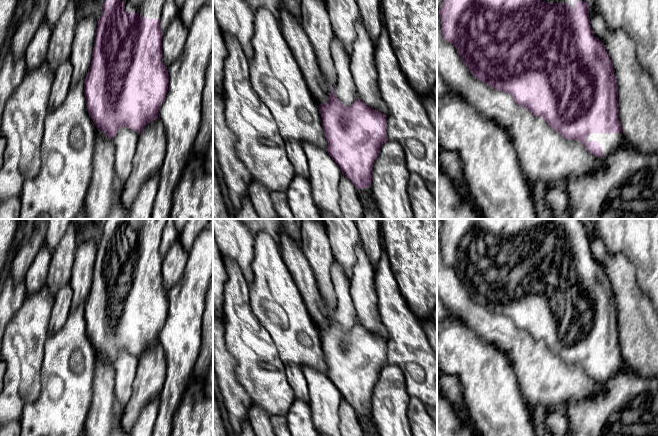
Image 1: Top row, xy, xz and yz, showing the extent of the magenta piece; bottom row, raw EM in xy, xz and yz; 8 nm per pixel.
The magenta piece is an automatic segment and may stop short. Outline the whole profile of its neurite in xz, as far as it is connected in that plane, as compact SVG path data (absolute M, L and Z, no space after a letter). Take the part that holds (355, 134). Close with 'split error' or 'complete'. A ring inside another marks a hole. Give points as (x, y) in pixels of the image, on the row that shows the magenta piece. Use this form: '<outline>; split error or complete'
M333 87L329 93L326 104L320 104L319 109L322 118L322 126L328 143L326 151L337 163L342 175L347 177L356 187L359 195L372 197L371 182L372 169L376 158L379 155L382 145L388 141L387 138L387 115L368 107L360 98L358 98L351 106L343 106L339 98L333 93Z; split error

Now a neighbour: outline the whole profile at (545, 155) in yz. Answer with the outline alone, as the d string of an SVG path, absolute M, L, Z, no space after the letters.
M438 11L437 71L442 76L447 89L456 97L472 106L484 119L493 122L507 133L521 159L522 169L530 181L540 180L549 183L567 176L582 176L603 167L603 157L595 157L589 153L581 141L563 138L542 117L536 117L528 109L517 105L510 94L494 90L486 83L477 80L462 62L455 47L444 40Z

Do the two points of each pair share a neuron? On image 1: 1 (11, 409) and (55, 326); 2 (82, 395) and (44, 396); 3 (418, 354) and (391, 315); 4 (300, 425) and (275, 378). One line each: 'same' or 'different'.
1: different
2: same
3: same
4: different

